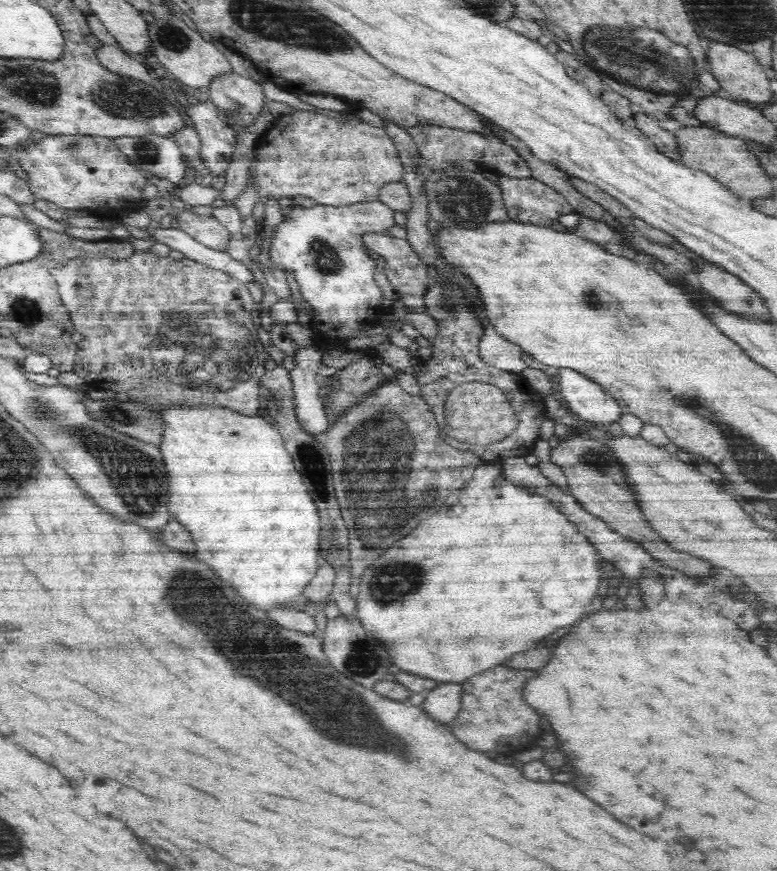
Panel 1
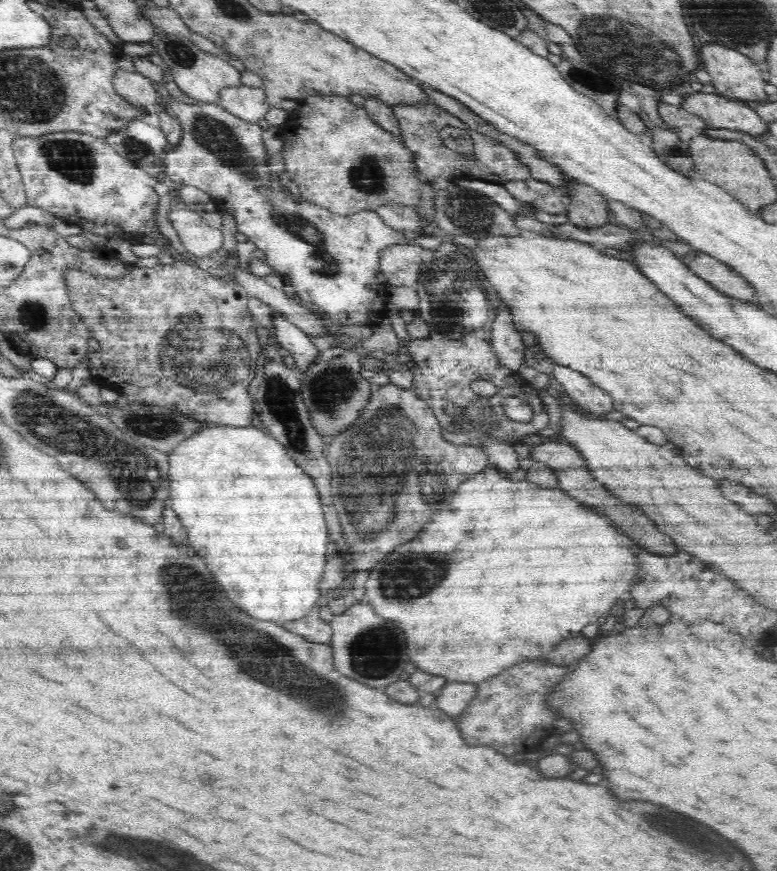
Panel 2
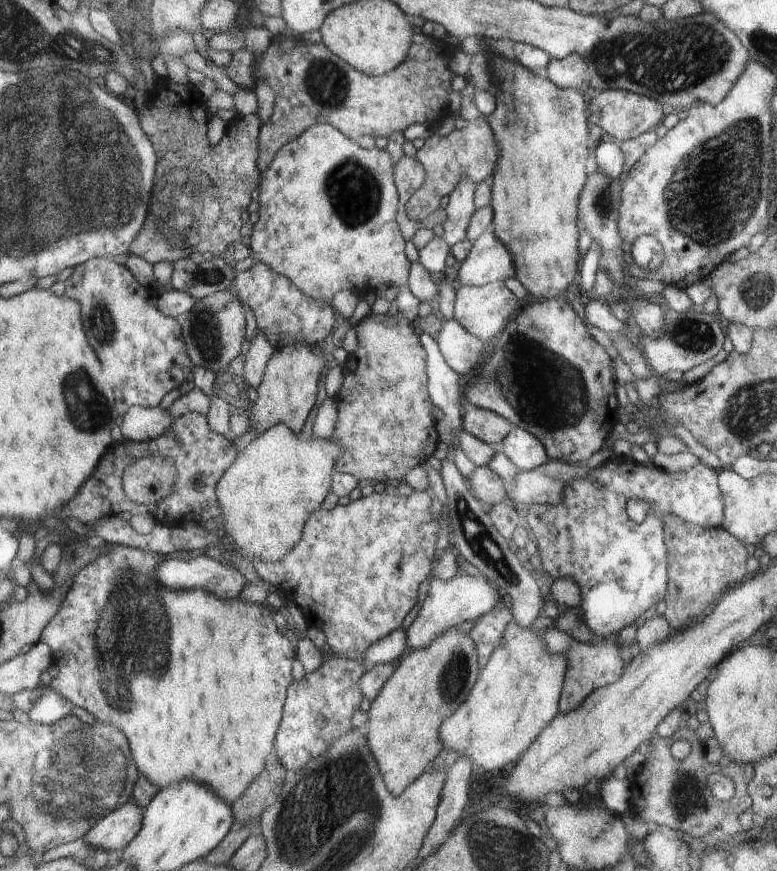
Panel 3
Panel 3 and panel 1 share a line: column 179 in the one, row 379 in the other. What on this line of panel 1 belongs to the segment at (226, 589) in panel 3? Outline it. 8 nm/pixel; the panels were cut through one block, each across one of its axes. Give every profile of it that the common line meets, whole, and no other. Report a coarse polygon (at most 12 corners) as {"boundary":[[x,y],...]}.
{"boundary":[[560,369],[556,390],[572,414],[597,426],[622,408],[598,384]]}

